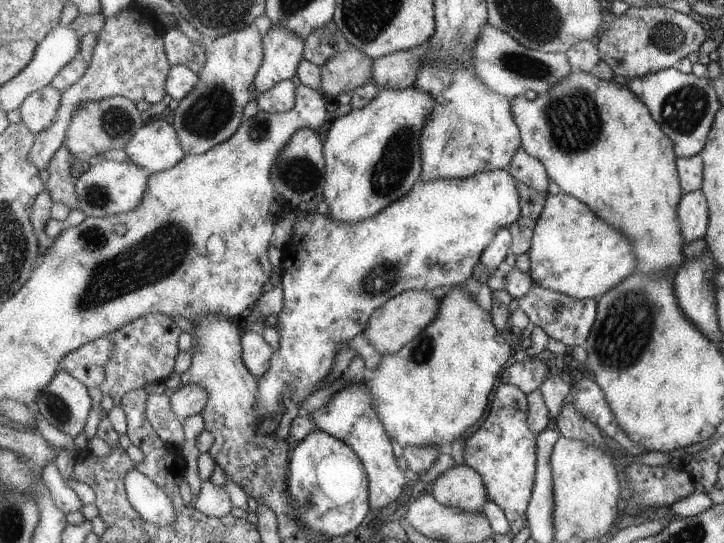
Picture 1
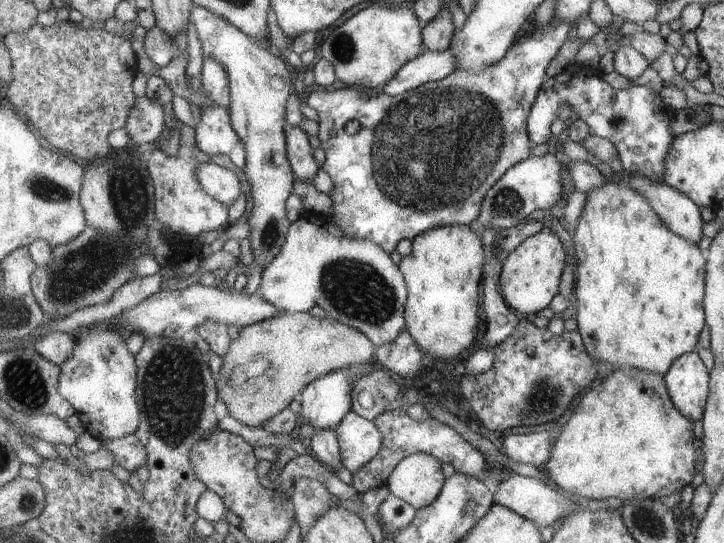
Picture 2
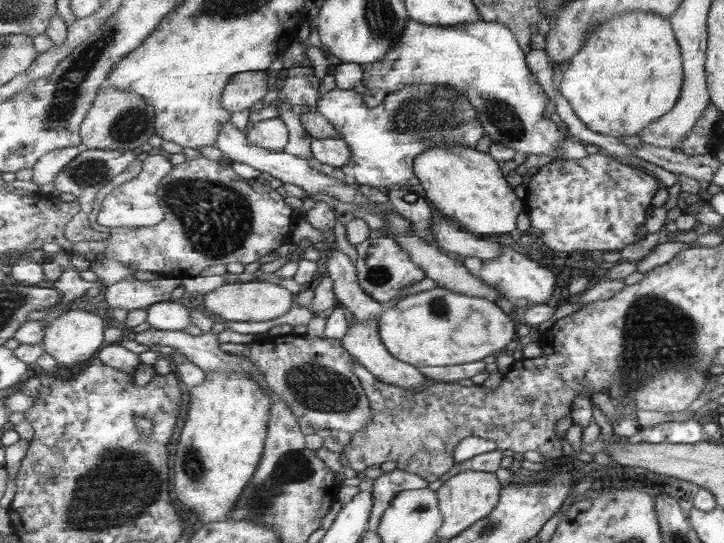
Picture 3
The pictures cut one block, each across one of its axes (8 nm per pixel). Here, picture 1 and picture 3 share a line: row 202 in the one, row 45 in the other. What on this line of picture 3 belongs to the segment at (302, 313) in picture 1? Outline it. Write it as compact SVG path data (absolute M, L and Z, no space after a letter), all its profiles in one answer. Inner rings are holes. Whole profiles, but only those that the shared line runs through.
M409 18L409 21L407 21L406 24L406 28L401 33L398 41L394 44L393 50L387 53L386 57L382 61L362 65L364 70L363 83L367 89L377 88L385 91L387 94L391 92L397 92L398 90L401 90L407 86L414 85L433 84L452 86L452 88L458 90L458 92L466 94L466 97L470 99L475 107L477 107L478 117L481 119L483 126L486 127L486 134L489 135L492 142L504 144L505 146L514 148L516 151L524 152L525 154L527 154L527 156L534 154L547 155L549 157L553 157L555 162L561 162L567 158L564 158L562 152L560 152L560 144L569 139L569 135L559 132L559 129L561 129L561 127L557 127L557 125L555 125L555 122L552 122L551 119L547 119L545 118L545 116L543 116L543 114L545 114L545 106L549 104L550 97L549 94L547 94L546 91L543 90L543 87L539 85L539 79L537 79L537 77L533 75L533 72L530 69L530 65L526 59L527 55L528 53L523 50L523 47L520 45L520 42L515 36L514 31L512 31L510 27L499 24L497 22L487 22L481 20L479 22L444 27L443 25L426 25L421 21Z

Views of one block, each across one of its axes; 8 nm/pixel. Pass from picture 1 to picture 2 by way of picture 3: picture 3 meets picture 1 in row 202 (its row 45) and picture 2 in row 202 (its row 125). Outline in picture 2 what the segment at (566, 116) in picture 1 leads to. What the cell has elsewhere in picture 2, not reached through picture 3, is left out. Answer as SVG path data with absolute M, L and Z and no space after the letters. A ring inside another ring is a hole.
M627 177L621 182L605 179L588 194L587 208L571 229L576 254L575 320L585 350L601 362L611 362L609 368L615 366L615 371L637 368L665 376L675 360L698 349L701 332L708 324L704 304L706 251L671 232L655 208L630 187Z

